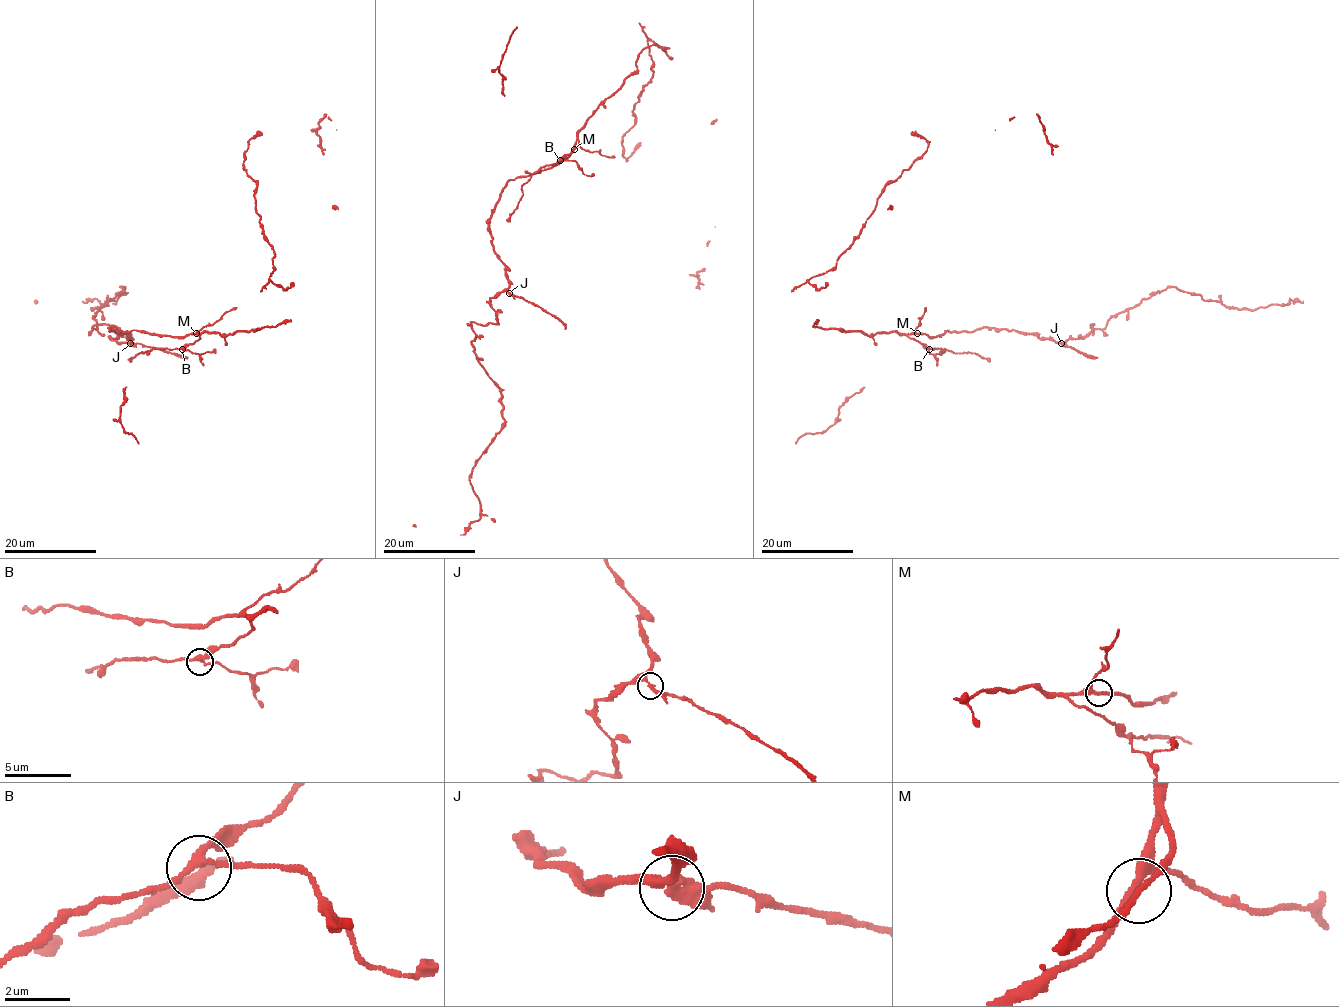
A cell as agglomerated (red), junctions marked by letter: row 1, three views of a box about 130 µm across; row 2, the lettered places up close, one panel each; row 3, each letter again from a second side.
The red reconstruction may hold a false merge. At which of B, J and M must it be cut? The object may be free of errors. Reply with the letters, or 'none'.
J

